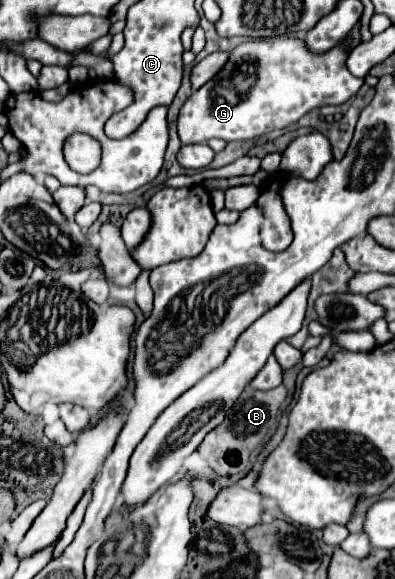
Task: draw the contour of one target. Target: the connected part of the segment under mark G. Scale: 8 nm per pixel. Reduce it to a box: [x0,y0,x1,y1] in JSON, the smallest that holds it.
[179,36,363,144]

